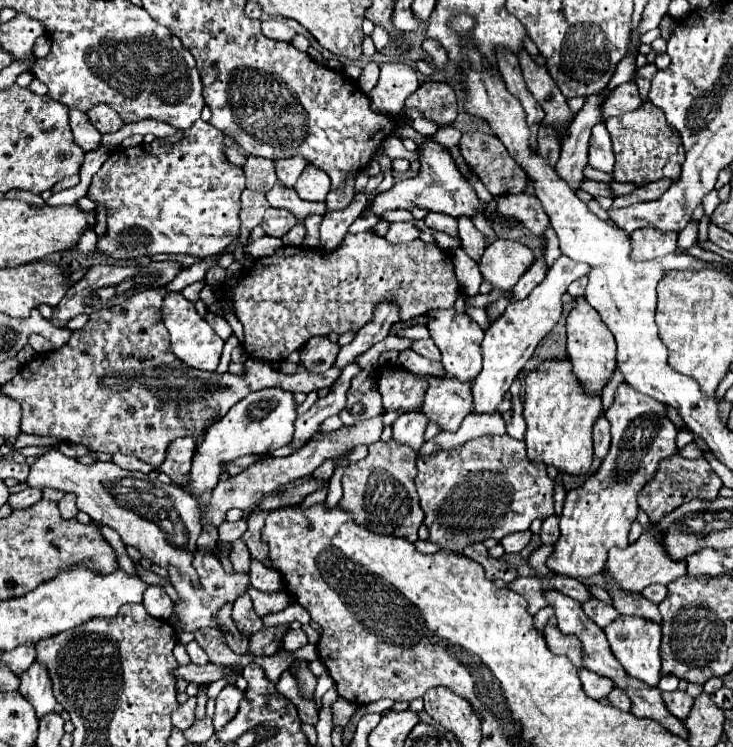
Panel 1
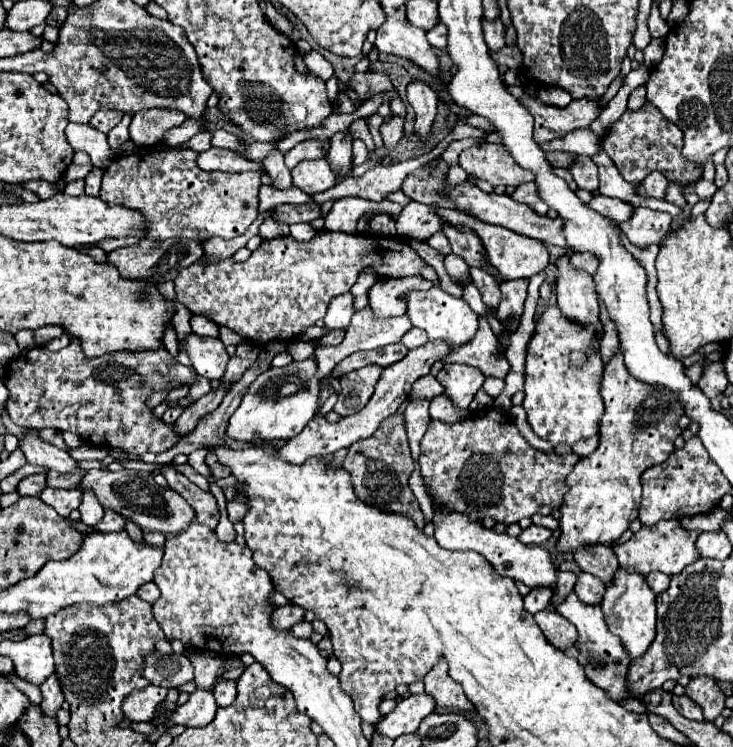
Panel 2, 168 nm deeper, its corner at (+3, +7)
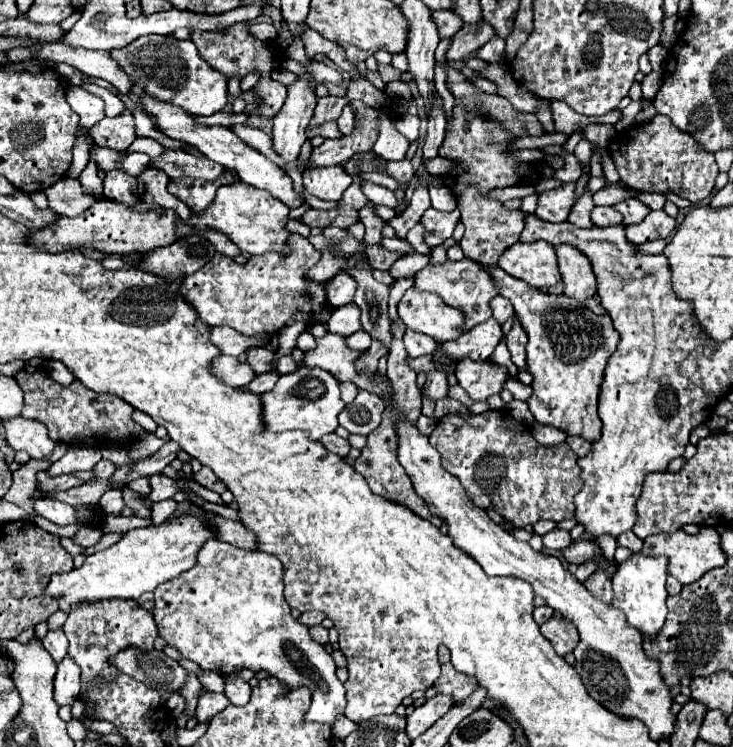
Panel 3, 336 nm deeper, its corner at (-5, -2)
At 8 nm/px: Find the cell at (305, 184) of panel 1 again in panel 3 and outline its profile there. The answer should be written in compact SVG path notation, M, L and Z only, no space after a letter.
M309 167L303 173L303 187L323 199L323 201L339 201L343 191L353 183L353 177L345 173L343 167Z

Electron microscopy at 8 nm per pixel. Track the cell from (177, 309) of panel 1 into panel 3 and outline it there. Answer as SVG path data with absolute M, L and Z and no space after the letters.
M229 355L217 357L217 363L213 363L213 373L223 383L229 383L231 387L249 385L255 377L255 371L251 369L249 363L239 363L235 357L229 357Z

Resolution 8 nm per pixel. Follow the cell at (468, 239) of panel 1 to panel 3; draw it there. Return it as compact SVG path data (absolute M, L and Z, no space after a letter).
M497 295L497 299L493 299L491 303L491 309L493 309L493 317L499 321L499 323L505 323L509 317L513 317L513 305L509 299Z

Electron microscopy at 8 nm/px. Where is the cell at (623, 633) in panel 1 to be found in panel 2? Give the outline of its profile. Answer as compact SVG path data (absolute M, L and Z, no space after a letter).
M619 568L617 582L613 586L607 586L601 610L605 614L605 624L609 632L621 638L621 644L625 646L629 658L631 660L641 658L656 636L657 622L656 595L647 586L645 578L641 574L629 574L623 568Z

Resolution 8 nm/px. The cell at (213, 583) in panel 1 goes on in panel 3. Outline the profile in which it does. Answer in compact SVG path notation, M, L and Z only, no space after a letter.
M219 539L205 543L193 569L157 587L153 617L159 637L163 637L167 645L175 647L181 657L197 663L201 669L217 671L221 675L241 669L253 669L255 673L267 671L289 687L305 685L313 691L311 709L307 713L309 721L333 723L335 717L345 711L345 687L335 677L335 663L331 655L323 645L311 639L305 625L291 617L291 609L283 599L283 565L275 555L239 549Z

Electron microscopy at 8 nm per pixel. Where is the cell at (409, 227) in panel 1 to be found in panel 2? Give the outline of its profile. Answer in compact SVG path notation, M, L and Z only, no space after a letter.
M409 202L397 218L397 234L407 240L427 240L441 228L441 218L431 212L429 206Z

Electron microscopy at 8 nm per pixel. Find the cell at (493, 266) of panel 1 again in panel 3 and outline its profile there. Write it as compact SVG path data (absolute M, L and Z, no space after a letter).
M533 241L533 243L517 243L505 251L499 259L499 267L529 283L531 287L551 287L561 281L561 273L557 269L557 257L549 243Z

